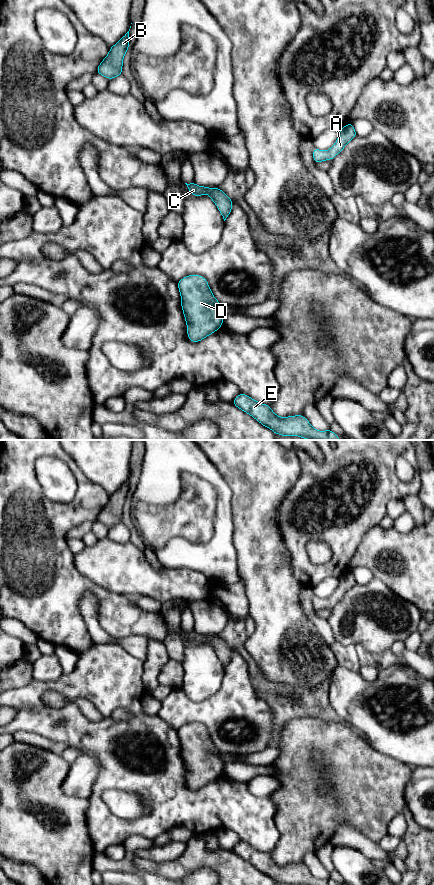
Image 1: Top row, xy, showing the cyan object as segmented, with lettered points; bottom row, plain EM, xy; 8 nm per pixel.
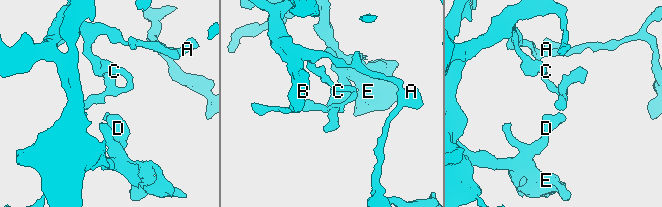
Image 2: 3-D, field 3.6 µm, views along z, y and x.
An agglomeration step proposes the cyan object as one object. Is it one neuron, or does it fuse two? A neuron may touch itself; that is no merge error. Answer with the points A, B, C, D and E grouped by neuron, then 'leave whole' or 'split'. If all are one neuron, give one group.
groups A B C D E; leave whole

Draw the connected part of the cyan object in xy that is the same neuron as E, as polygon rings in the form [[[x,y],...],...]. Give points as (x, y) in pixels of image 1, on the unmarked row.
[[[240,841],[232,851],[275,882],[299,885],[338,885],[330,877],[326,879],[314,877],[303,863],[277,864],[270,853],[261,852],[243,841]]]

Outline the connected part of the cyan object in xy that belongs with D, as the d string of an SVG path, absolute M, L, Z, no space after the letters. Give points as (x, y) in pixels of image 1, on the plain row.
M200 723L185 724L177 732L188 786L199 790L222 774L225 765L222 753L213 744L207 728Z

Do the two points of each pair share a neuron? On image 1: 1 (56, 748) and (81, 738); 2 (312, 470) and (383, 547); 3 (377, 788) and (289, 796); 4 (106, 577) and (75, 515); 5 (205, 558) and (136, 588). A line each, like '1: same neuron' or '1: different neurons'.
1: different neurons
2: different neurons
3: same neuron
4: different neurons
5: different neurons

